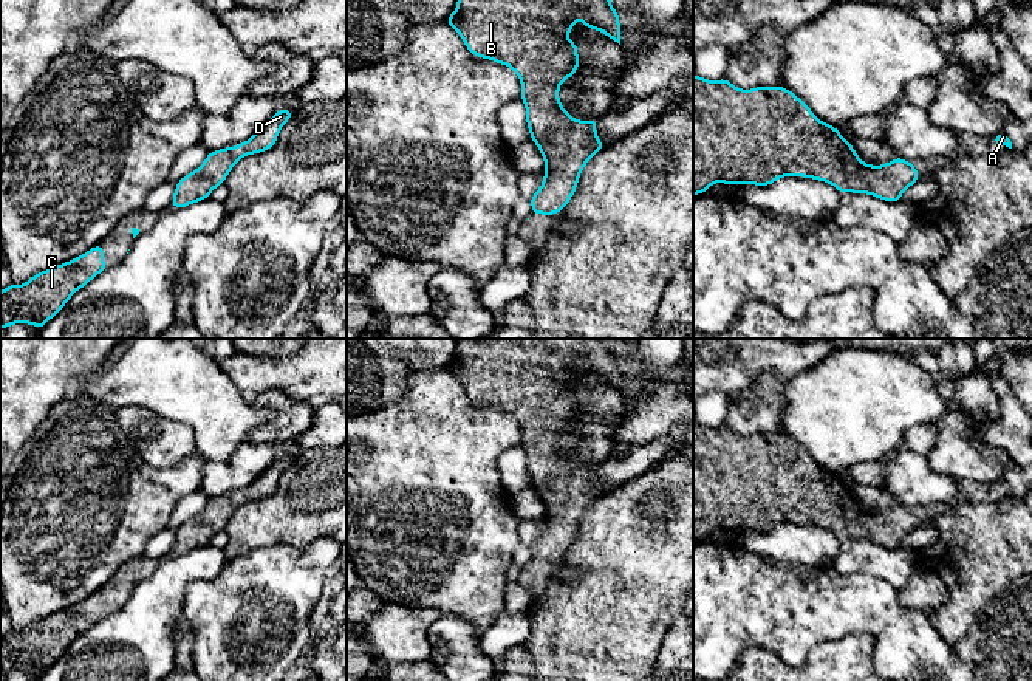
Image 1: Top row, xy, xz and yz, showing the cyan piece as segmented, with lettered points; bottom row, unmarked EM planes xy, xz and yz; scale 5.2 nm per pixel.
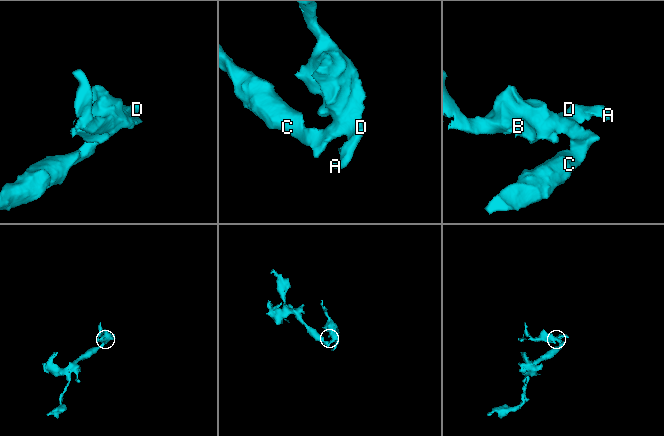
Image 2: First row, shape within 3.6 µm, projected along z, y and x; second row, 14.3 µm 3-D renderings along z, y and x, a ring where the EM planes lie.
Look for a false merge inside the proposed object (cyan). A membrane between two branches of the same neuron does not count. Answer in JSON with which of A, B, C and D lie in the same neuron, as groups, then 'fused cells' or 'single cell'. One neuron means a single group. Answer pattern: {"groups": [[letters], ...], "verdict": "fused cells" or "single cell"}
{"groups": [["A", "B", "C", "D"]], "verdict": "single cell"}

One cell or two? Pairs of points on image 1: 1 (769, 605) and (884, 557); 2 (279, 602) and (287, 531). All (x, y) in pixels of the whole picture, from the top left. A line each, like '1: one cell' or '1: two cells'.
1: two cells
2: two cells

